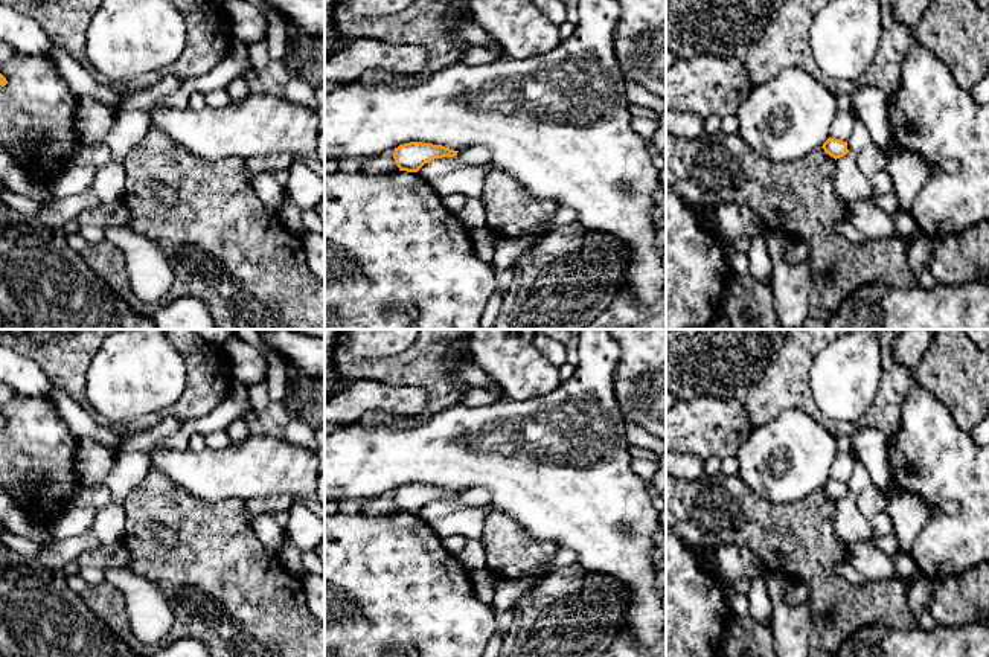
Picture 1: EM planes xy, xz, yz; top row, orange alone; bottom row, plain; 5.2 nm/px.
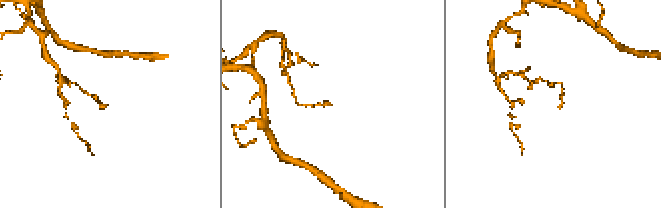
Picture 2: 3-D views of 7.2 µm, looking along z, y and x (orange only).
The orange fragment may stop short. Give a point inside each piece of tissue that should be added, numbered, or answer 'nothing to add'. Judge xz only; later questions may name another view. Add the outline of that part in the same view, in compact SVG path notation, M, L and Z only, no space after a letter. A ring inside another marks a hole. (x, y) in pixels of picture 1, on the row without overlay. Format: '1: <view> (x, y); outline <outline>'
nothing to add

